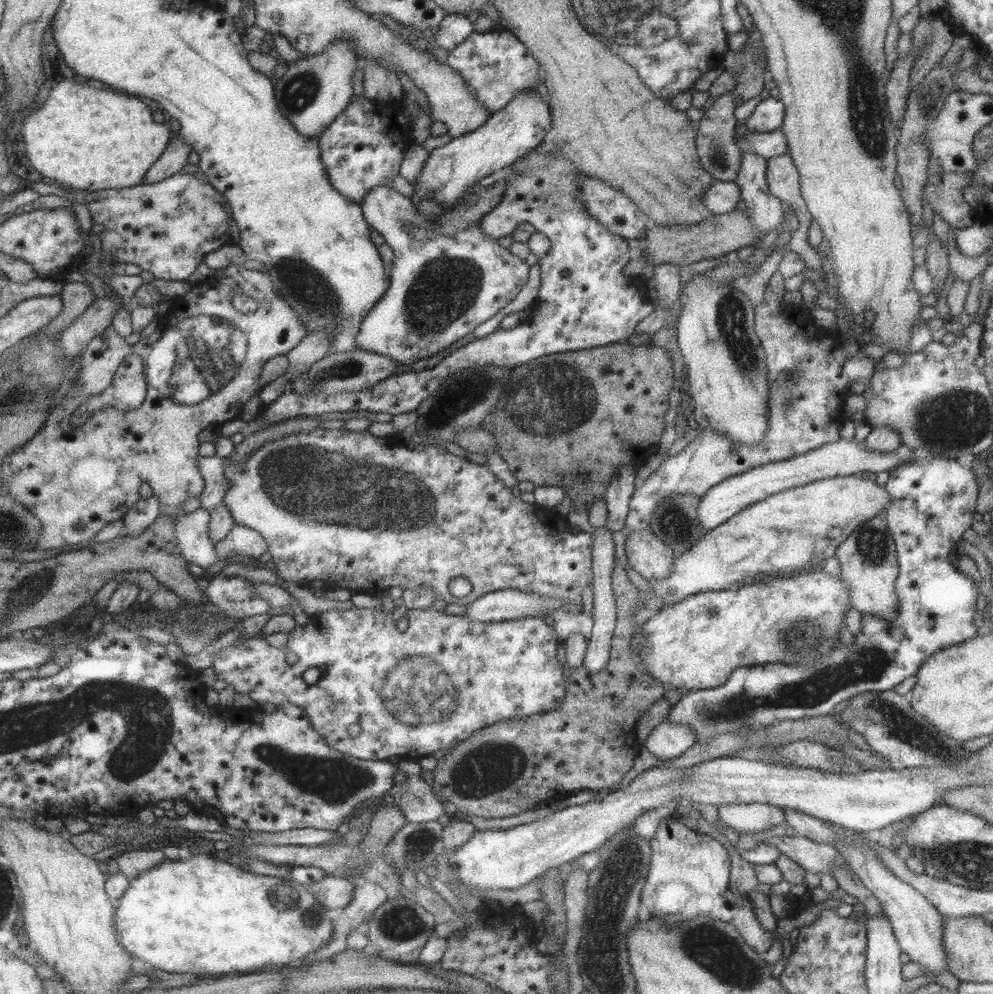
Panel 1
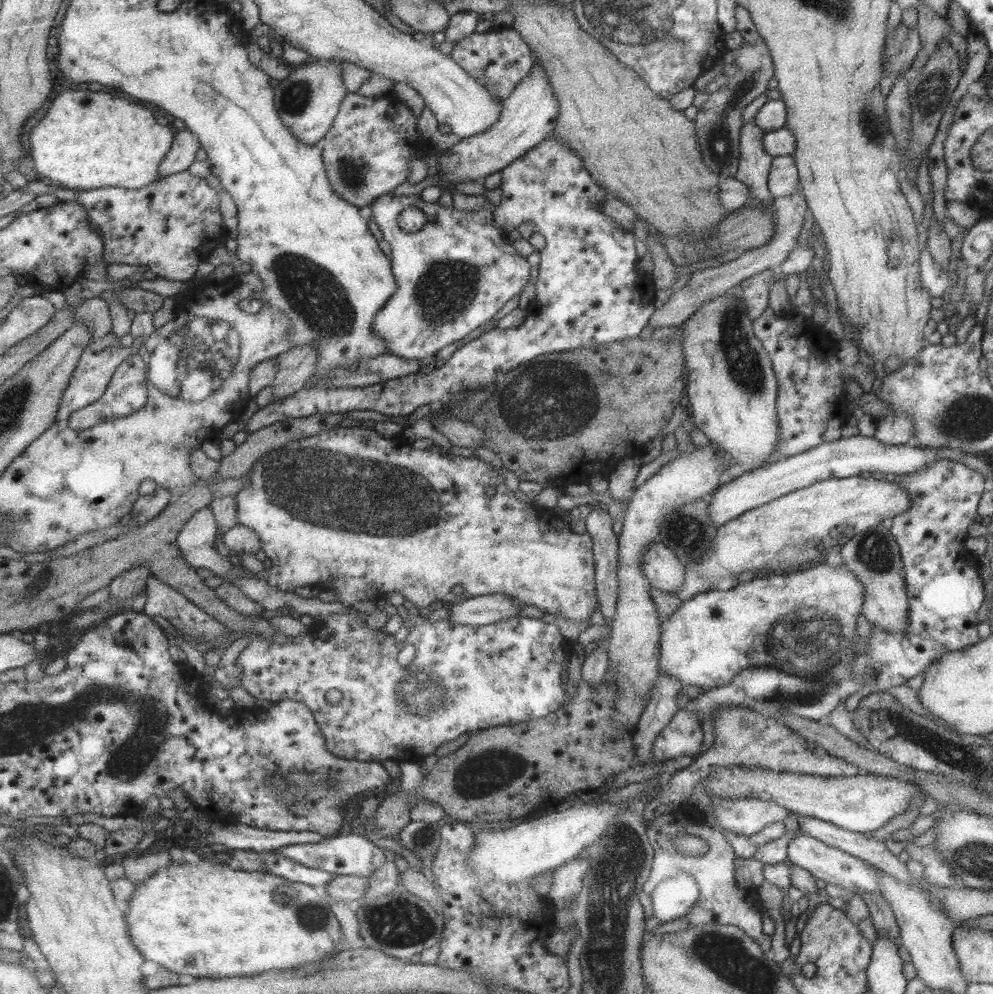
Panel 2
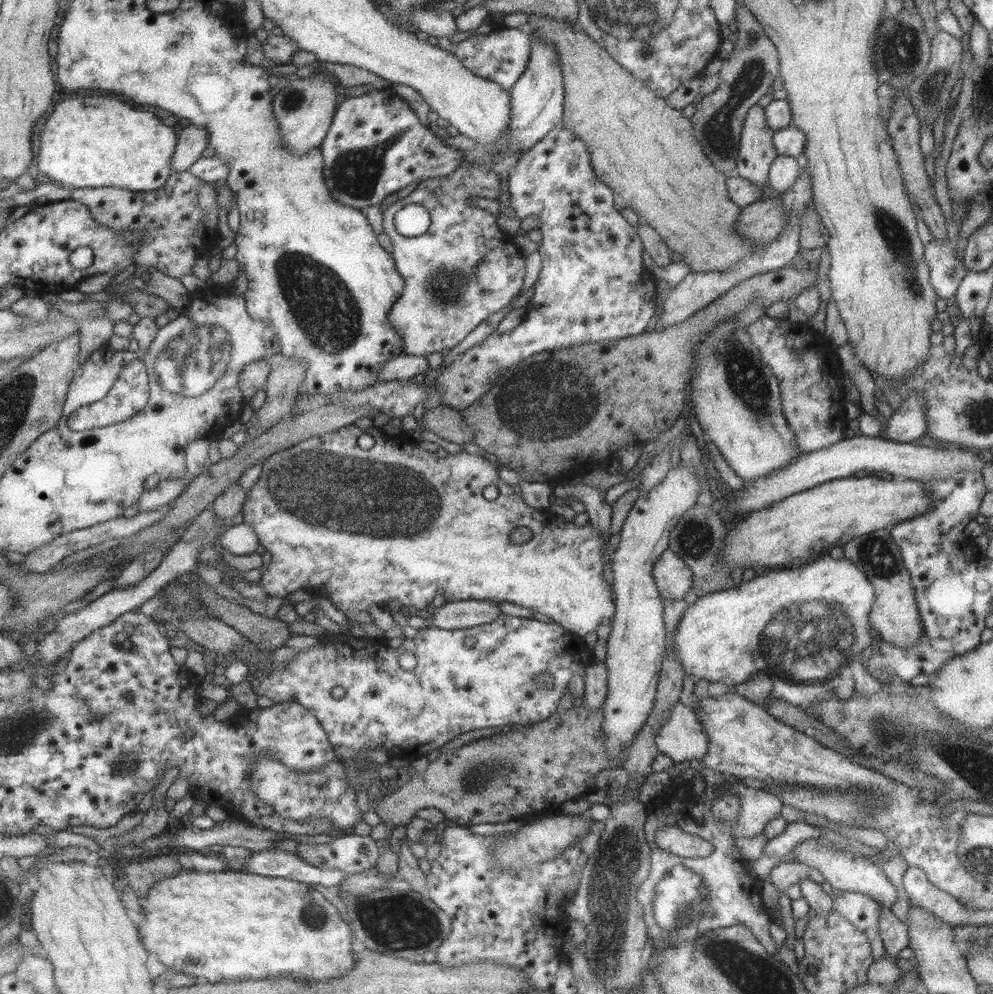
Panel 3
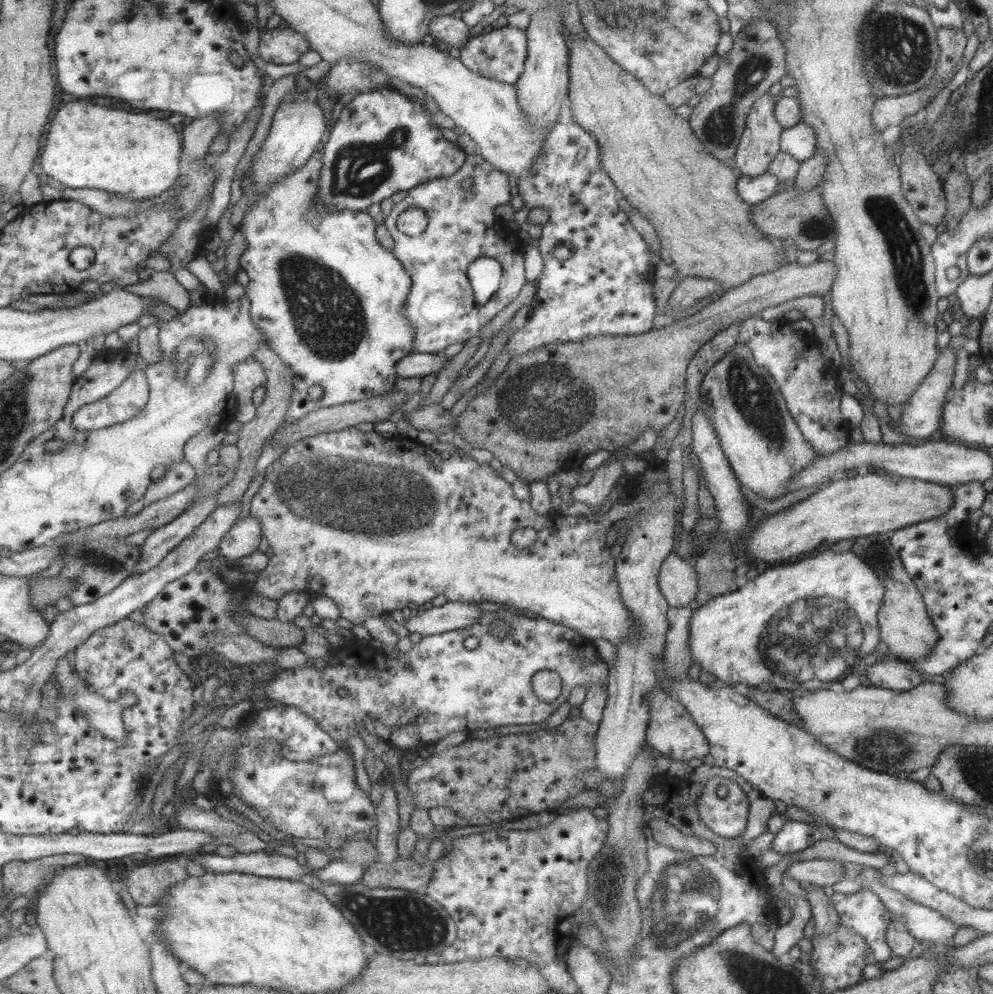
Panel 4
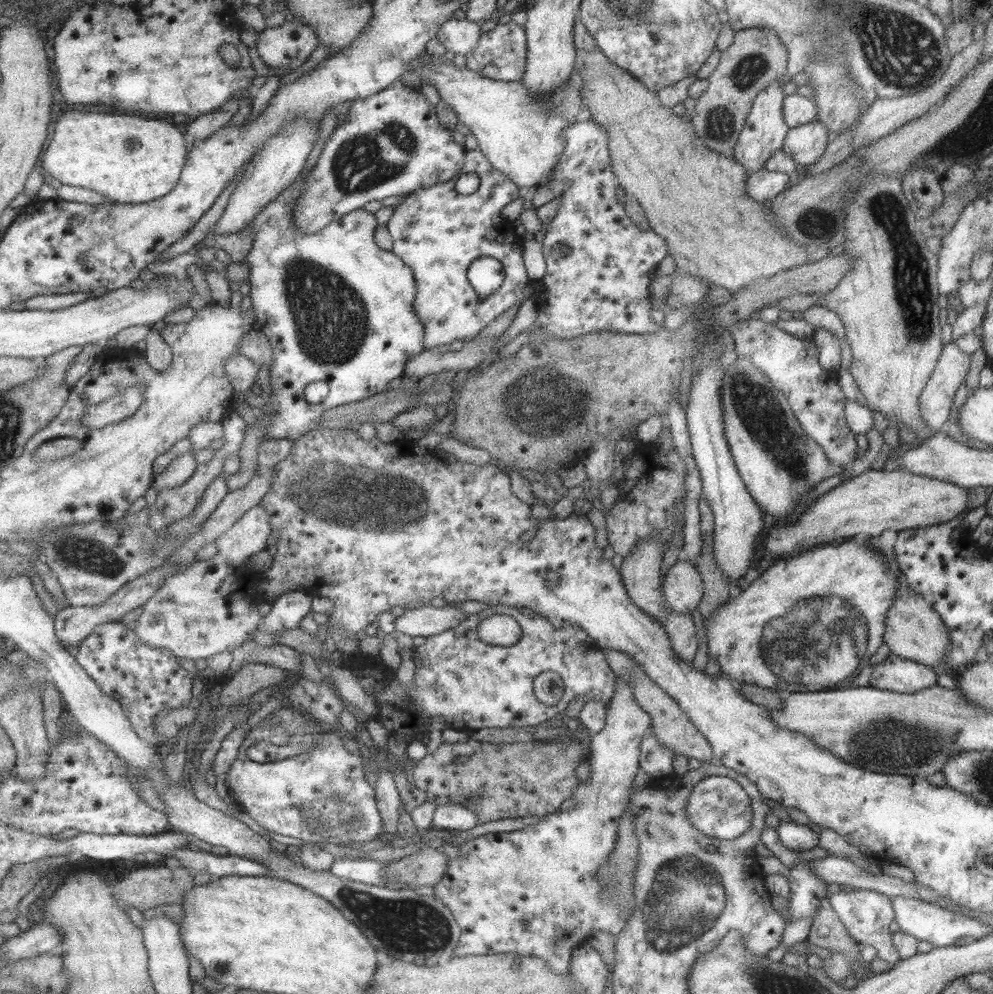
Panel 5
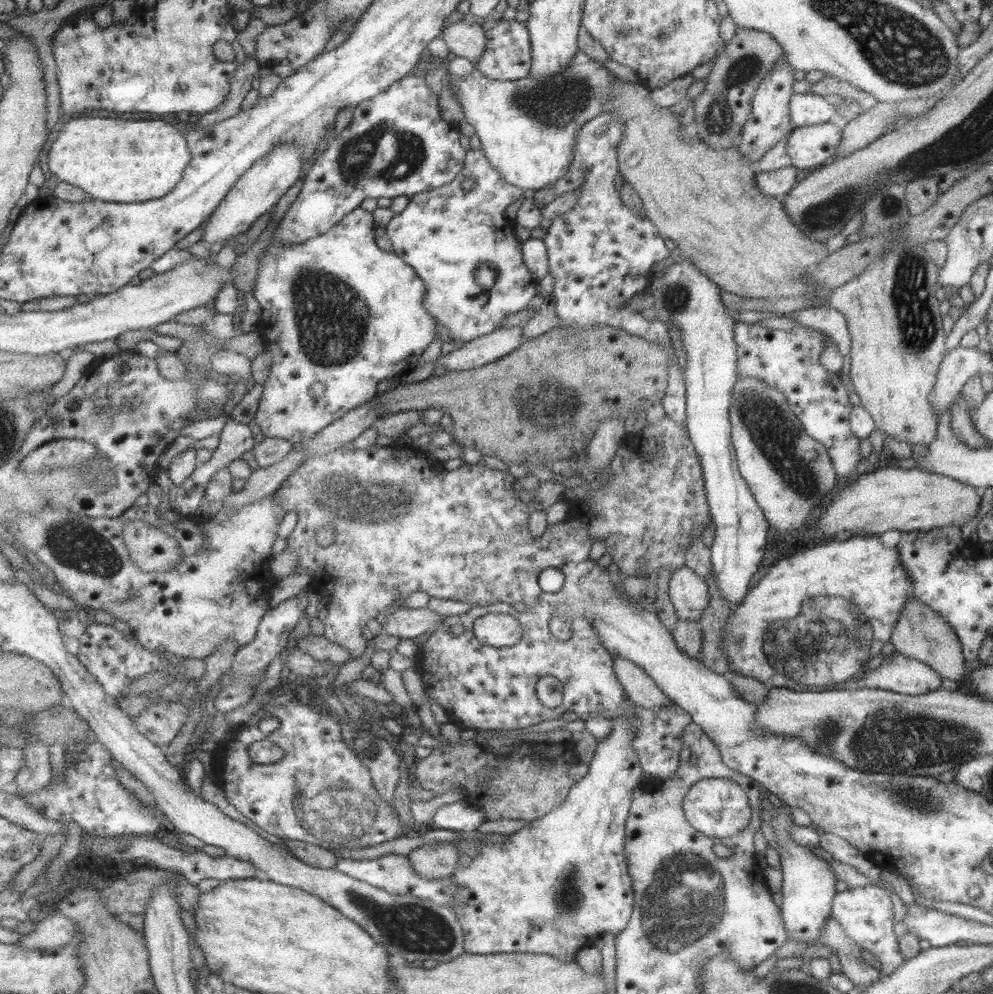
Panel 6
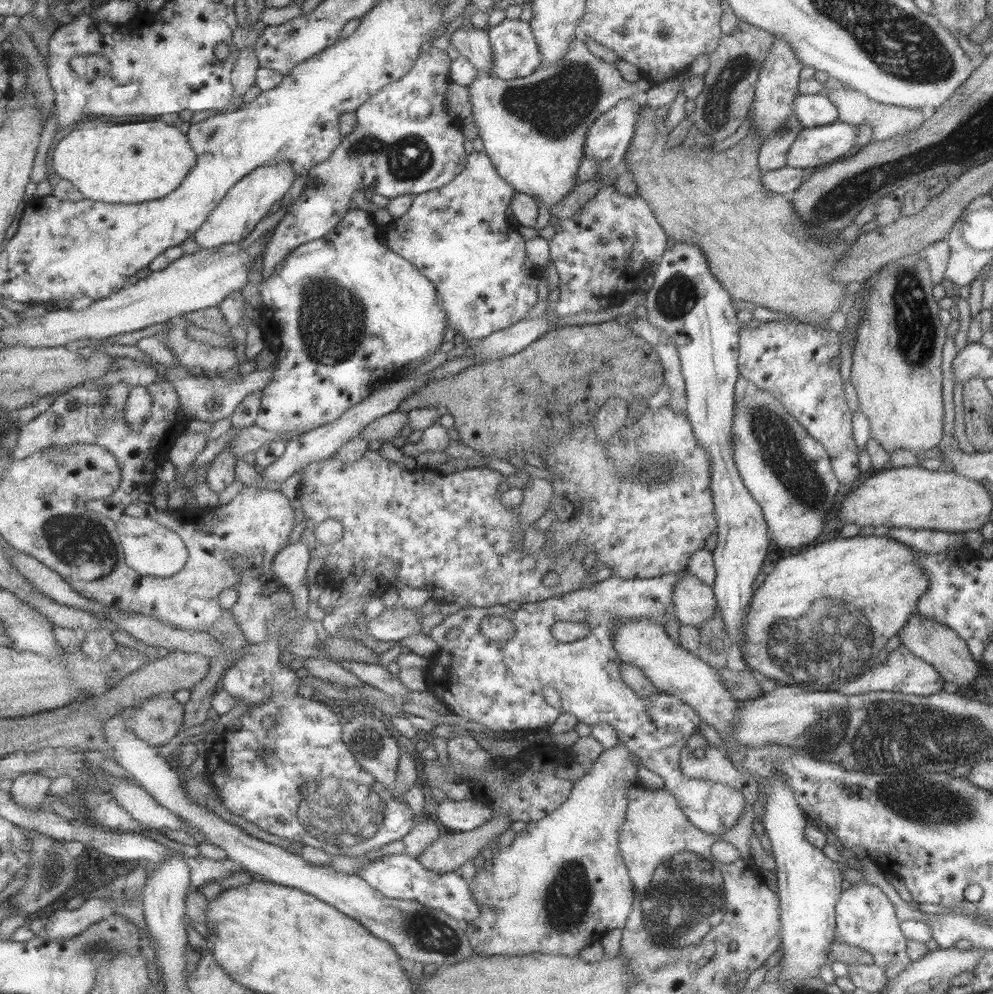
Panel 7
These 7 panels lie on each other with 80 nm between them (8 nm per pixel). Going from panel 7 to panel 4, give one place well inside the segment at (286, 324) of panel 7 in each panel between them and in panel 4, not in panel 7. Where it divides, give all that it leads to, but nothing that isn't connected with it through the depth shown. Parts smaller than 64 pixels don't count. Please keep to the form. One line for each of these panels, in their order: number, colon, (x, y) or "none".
4: (327, 296)
5: (333, 306)
6: (336, 309)

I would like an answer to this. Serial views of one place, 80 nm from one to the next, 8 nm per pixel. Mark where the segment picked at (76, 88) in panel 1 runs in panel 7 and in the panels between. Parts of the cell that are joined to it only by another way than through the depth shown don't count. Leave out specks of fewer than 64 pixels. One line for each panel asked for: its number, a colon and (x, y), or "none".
2: (87, 139)
3: (87, 142)
4: (88, 146)
5: (128, 159)
6: (127, 161)
7: (114, 163)

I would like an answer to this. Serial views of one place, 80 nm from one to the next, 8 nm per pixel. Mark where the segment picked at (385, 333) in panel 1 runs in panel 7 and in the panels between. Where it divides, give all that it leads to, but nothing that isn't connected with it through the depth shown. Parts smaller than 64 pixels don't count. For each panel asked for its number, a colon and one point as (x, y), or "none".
2: (441, 295)
3: (440, 303)
4: (440, 306)
5: (435, 231)
6: (442, 233)
7: (454, 235)

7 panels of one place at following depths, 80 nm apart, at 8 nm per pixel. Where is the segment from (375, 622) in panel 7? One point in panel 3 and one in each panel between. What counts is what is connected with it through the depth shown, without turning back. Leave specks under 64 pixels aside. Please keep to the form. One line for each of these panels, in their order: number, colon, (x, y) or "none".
3: (465, 614)
4: (428, 620)
5: (426, 621)
6: (406, 622)

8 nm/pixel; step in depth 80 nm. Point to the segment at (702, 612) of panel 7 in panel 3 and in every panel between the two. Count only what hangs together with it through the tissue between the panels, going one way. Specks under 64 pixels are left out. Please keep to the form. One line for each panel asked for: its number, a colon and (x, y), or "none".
3: (672, 578)
4: (677, 582)
5: (682, 587)
6: (687, 592)

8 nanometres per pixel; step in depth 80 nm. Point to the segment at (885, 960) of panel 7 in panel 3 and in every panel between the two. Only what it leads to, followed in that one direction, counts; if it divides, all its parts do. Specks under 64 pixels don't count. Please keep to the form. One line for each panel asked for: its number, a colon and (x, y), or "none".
3: (858, 909)
4: (862, 912)
5: (866, 915)
6: (865, 914)

